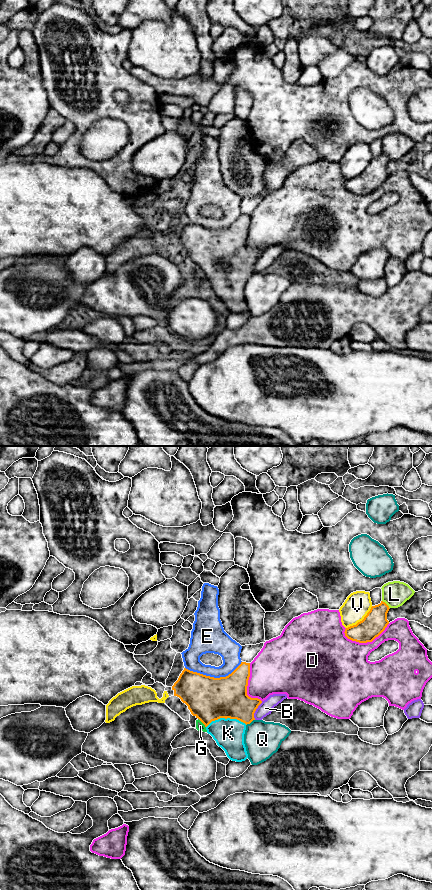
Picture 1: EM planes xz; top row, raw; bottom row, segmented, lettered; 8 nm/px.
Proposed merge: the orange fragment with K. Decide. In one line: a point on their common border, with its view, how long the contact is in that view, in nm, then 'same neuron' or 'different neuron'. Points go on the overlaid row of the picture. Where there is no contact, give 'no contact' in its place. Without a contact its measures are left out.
meets orange in xz at (226, 718); contact 320 nm long; same neuron

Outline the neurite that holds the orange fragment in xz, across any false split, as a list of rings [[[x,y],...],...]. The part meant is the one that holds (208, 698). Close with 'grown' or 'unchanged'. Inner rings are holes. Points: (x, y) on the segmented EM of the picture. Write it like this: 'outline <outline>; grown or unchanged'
outline [[[250,663],[241,664],[228,676],[214,678],[186,668],[180,674],[178,680],[172,686],[174,696],[181,699],[188,706],[191,714],[198,718],[221,747],[227,757],[236,762],[245,761],[248,758],[244,744],[246,725],[254,718],[254,713],[262,701],[247,695],[248,680],[250,677]]]; grown

